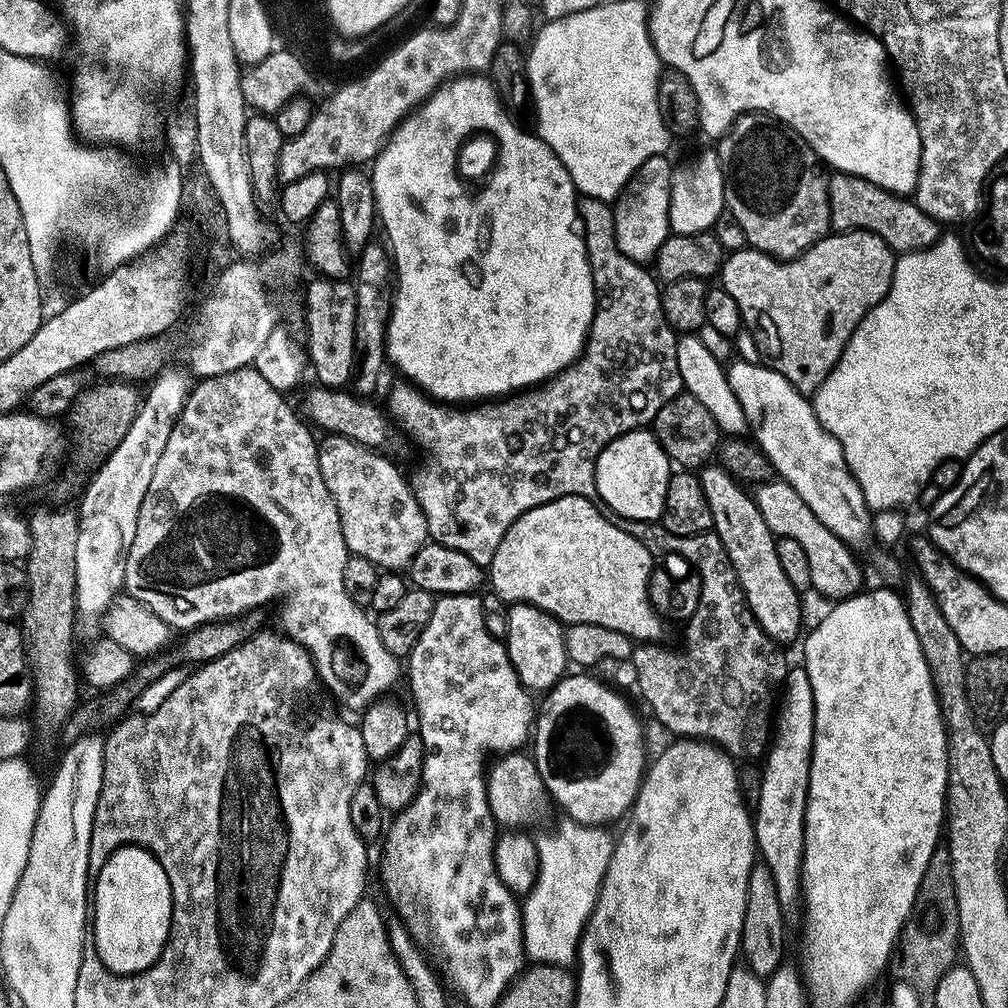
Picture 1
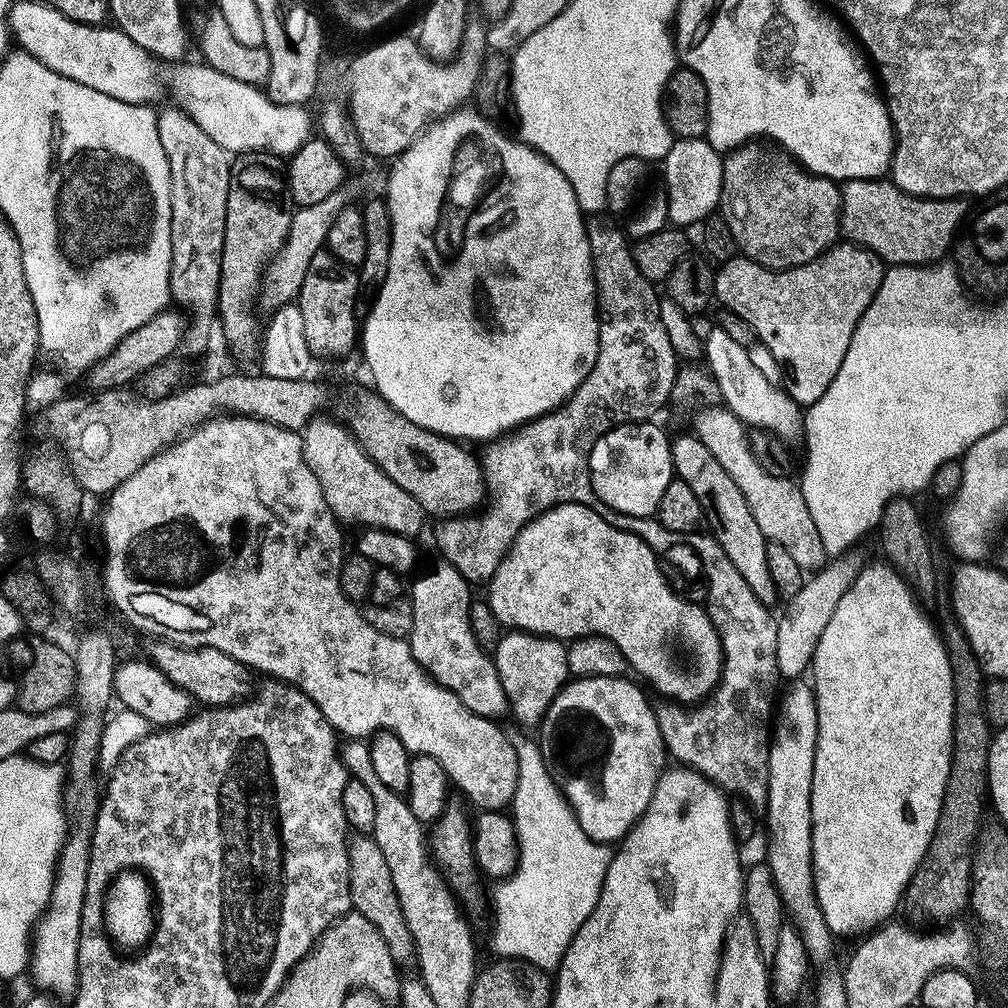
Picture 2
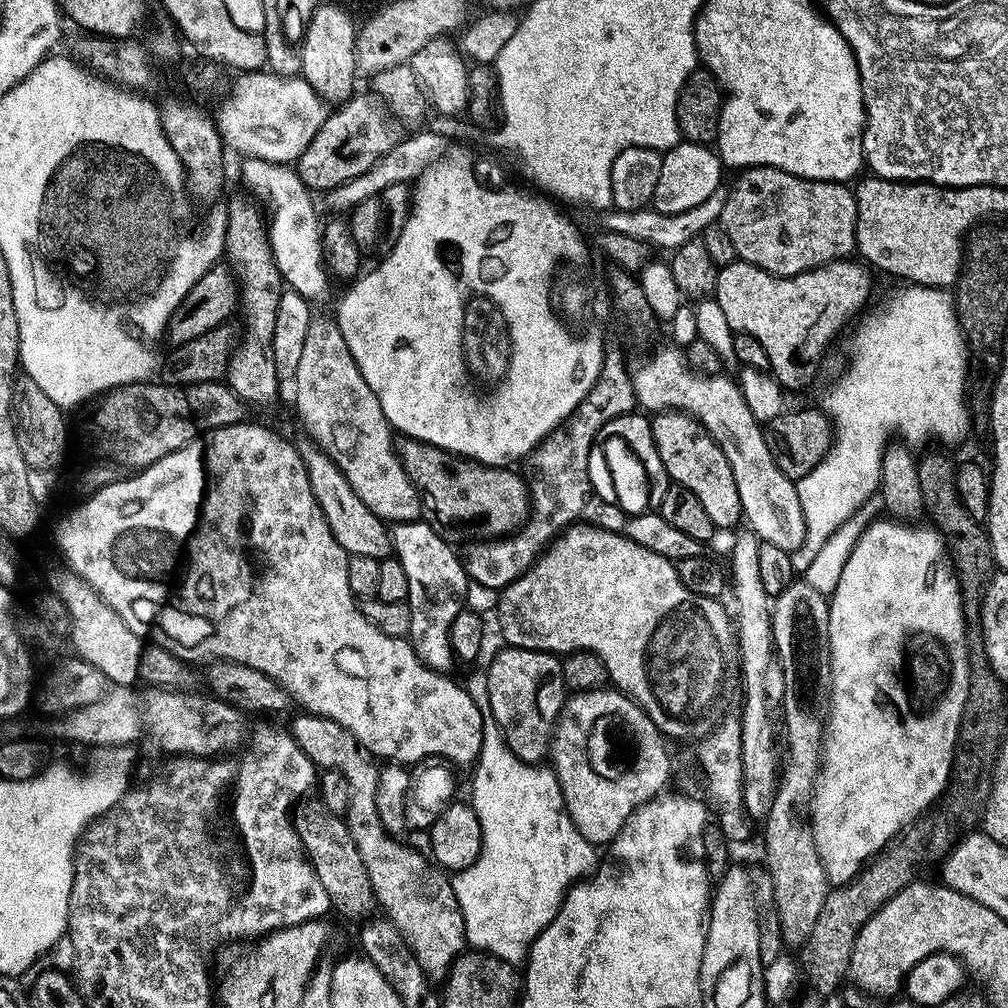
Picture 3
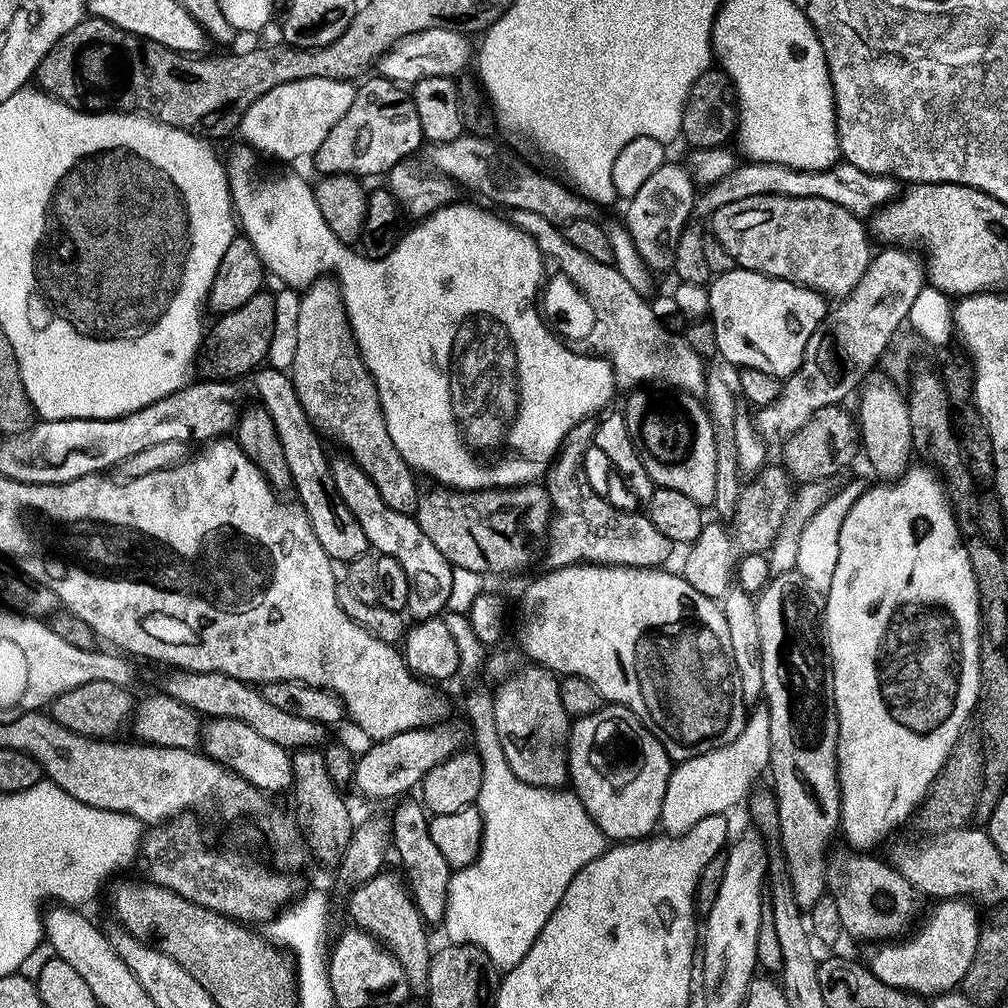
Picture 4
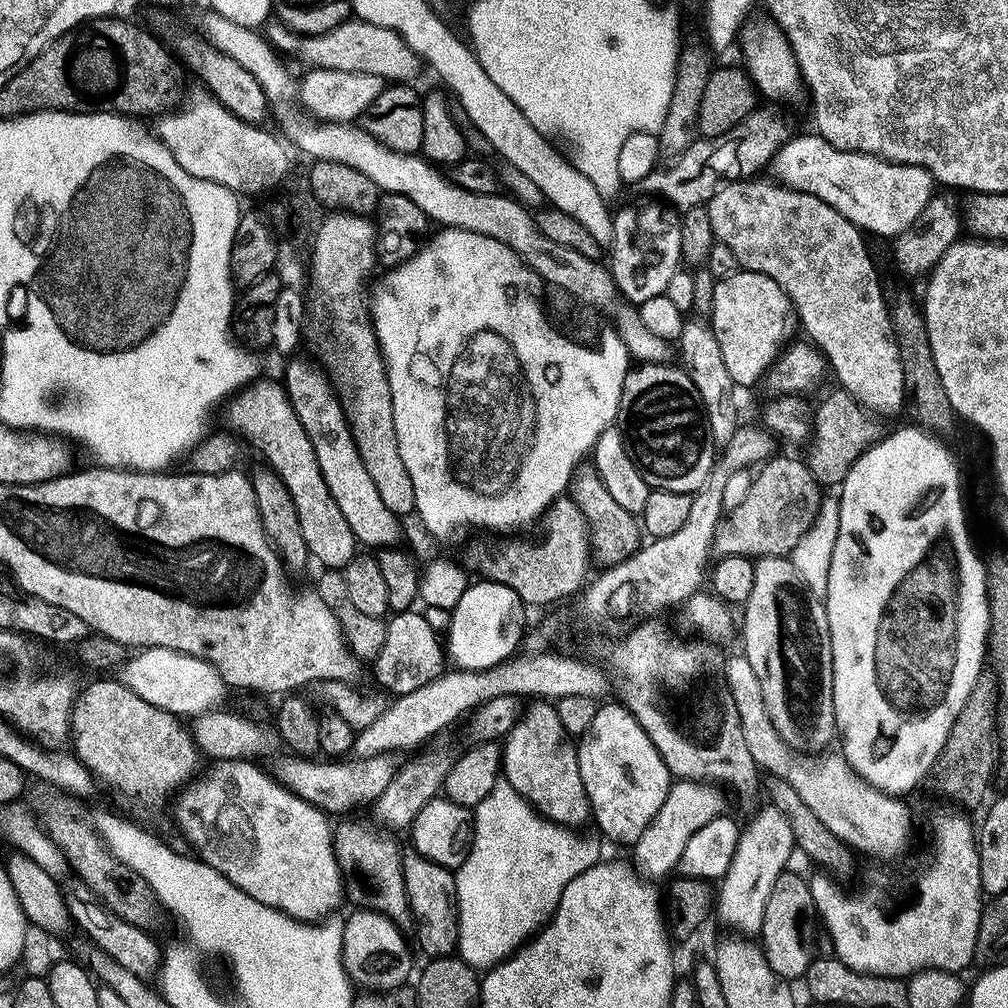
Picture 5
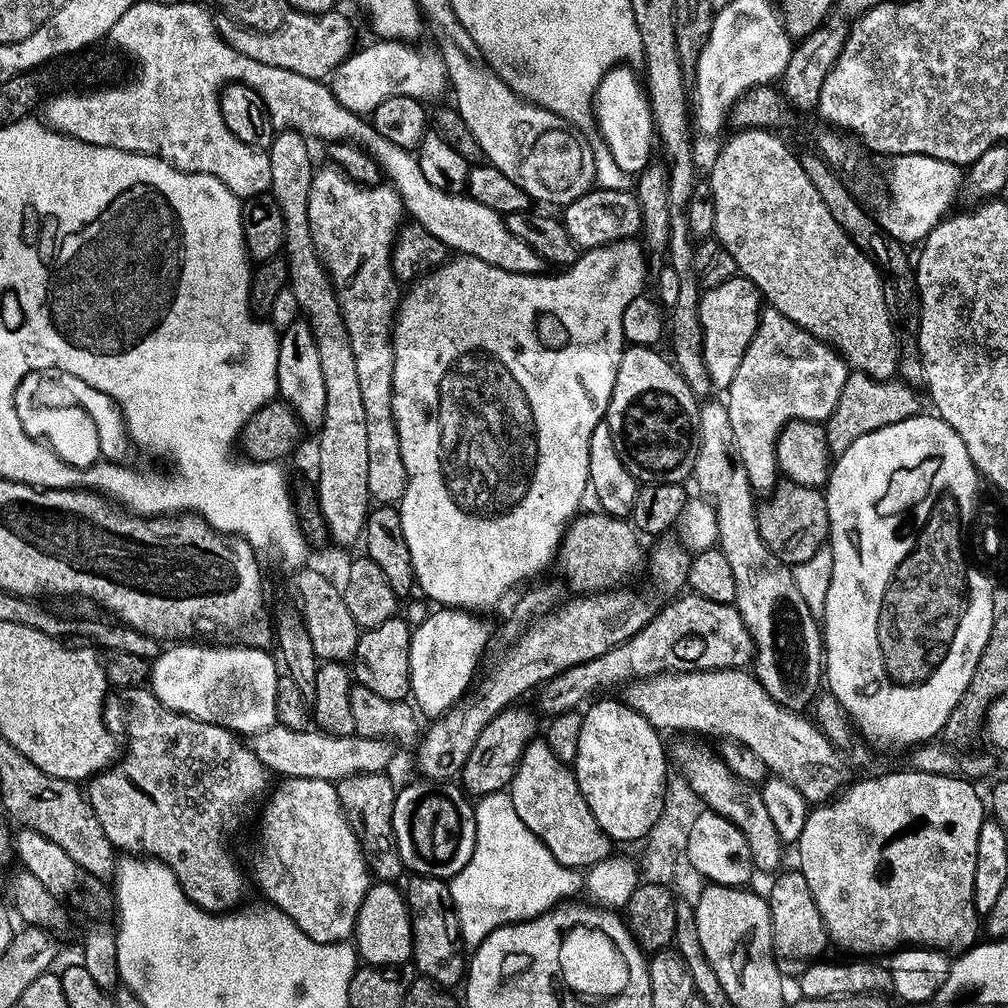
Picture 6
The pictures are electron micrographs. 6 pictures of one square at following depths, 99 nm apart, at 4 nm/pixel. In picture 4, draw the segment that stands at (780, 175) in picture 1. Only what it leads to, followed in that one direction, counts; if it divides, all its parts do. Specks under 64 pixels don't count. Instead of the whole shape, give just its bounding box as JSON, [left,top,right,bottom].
[714,188,866,286]

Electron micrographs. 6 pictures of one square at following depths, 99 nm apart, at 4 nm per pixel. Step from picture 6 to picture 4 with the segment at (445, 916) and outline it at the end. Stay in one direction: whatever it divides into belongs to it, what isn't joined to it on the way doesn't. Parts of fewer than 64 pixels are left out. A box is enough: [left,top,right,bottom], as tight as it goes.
[390,798,453,925]

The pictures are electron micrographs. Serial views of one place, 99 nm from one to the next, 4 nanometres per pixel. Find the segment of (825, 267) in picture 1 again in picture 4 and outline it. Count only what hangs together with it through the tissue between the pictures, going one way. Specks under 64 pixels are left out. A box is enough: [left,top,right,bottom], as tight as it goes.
[710,267,839,381]

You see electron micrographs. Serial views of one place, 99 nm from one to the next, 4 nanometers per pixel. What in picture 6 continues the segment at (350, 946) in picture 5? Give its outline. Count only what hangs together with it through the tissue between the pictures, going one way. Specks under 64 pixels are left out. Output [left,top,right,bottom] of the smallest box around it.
[354,882,412,966]

